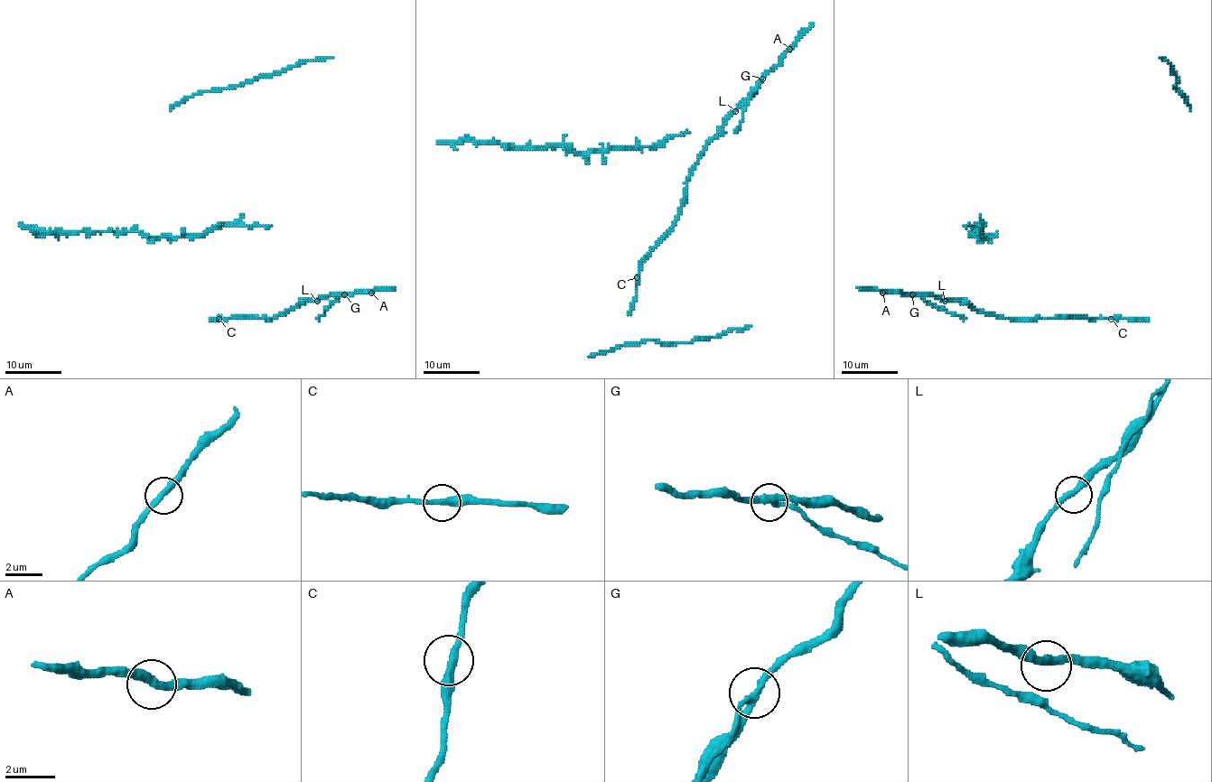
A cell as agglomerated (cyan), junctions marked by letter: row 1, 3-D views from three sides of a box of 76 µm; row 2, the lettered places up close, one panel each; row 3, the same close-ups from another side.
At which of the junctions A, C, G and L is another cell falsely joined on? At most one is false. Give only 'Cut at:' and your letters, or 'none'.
Cut at: G

